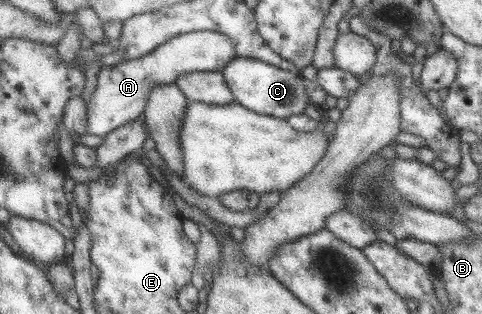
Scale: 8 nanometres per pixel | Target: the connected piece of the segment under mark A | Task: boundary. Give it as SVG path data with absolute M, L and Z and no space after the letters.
M206 30L172 37L172 40L166 41L166 44L160 45L148 55L104 67L99 75L98 89L88 103L87 133L105 138L118 127L136 121L145 113L148 98L156 86L177 83L180 76L196 71L220 72L235 56L235 46L226 35Z

